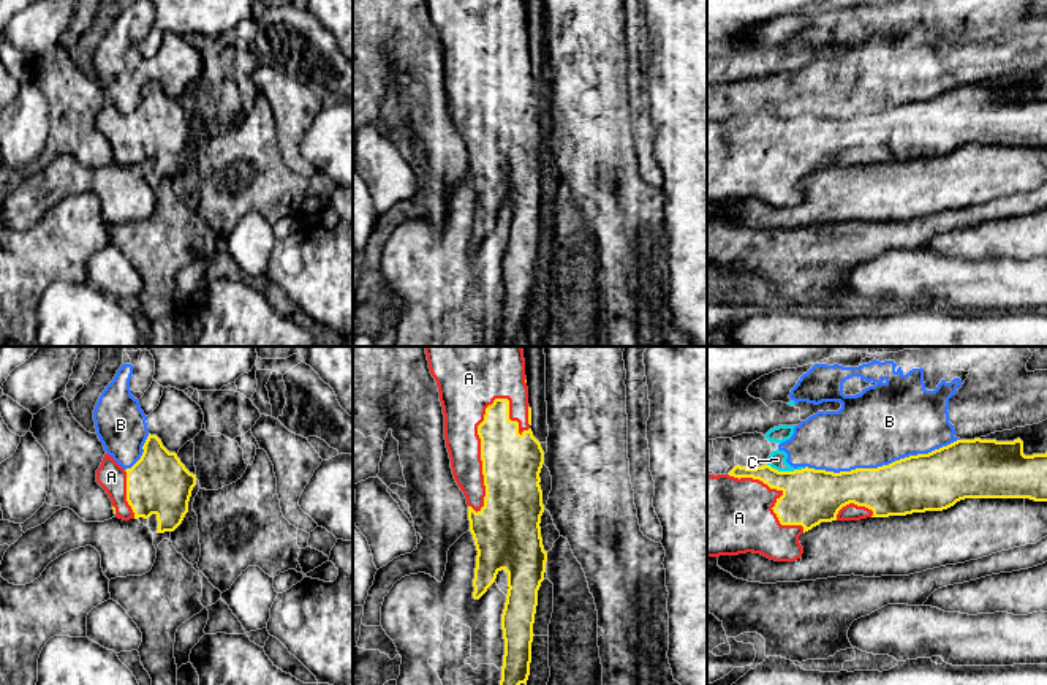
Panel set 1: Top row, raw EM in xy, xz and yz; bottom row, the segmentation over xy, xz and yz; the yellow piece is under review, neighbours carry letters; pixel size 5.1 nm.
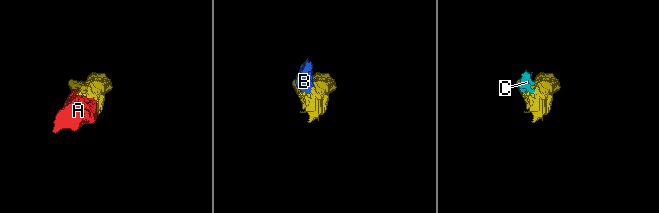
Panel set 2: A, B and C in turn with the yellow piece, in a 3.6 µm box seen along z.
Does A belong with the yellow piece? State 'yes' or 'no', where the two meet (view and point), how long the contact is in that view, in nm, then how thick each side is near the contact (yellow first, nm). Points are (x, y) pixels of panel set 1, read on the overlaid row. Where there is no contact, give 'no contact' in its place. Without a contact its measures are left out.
yes; meets yellow in xz at (481, 451); contact 600 nm long; 300 nm thick on the yellow side, 220 nm on the other

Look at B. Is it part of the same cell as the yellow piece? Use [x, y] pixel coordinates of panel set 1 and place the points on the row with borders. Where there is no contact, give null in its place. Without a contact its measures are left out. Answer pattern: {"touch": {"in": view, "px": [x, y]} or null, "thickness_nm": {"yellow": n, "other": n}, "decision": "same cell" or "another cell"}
{"touch": {"in": "yz", "px": [883, 465]}, "thickness_nm": {"yellow": 300, "other": 400}, "decision": "another cell"}

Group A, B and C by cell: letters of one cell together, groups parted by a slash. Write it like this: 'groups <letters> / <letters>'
groups A / B C

